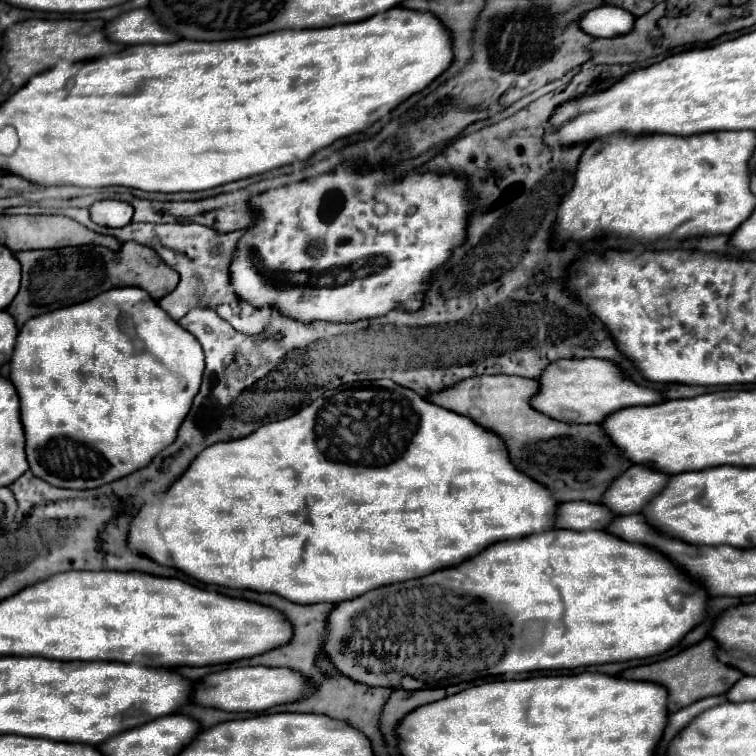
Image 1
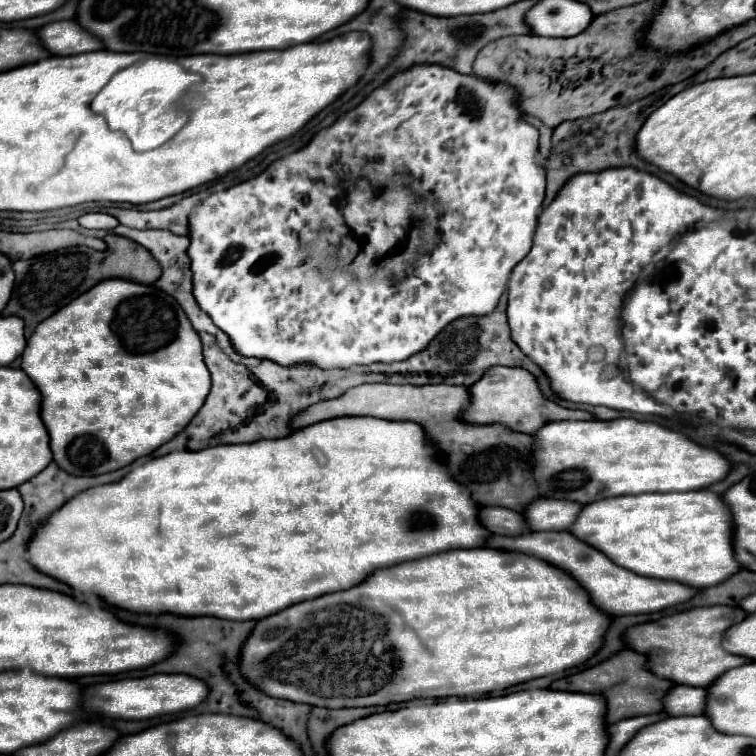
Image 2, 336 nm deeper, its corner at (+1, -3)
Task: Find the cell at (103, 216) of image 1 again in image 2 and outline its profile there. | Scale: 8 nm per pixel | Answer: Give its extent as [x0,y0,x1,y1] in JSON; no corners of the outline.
[78,213,118,229]

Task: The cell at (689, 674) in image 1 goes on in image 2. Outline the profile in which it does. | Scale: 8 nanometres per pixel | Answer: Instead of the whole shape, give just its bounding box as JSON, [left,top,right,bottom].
[550,649,674,717]

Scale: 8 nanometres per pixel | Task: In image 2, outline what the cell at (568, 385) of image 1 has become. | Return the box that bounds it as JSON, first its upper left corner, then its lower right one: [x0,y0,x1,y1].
[460,367,592,433]

